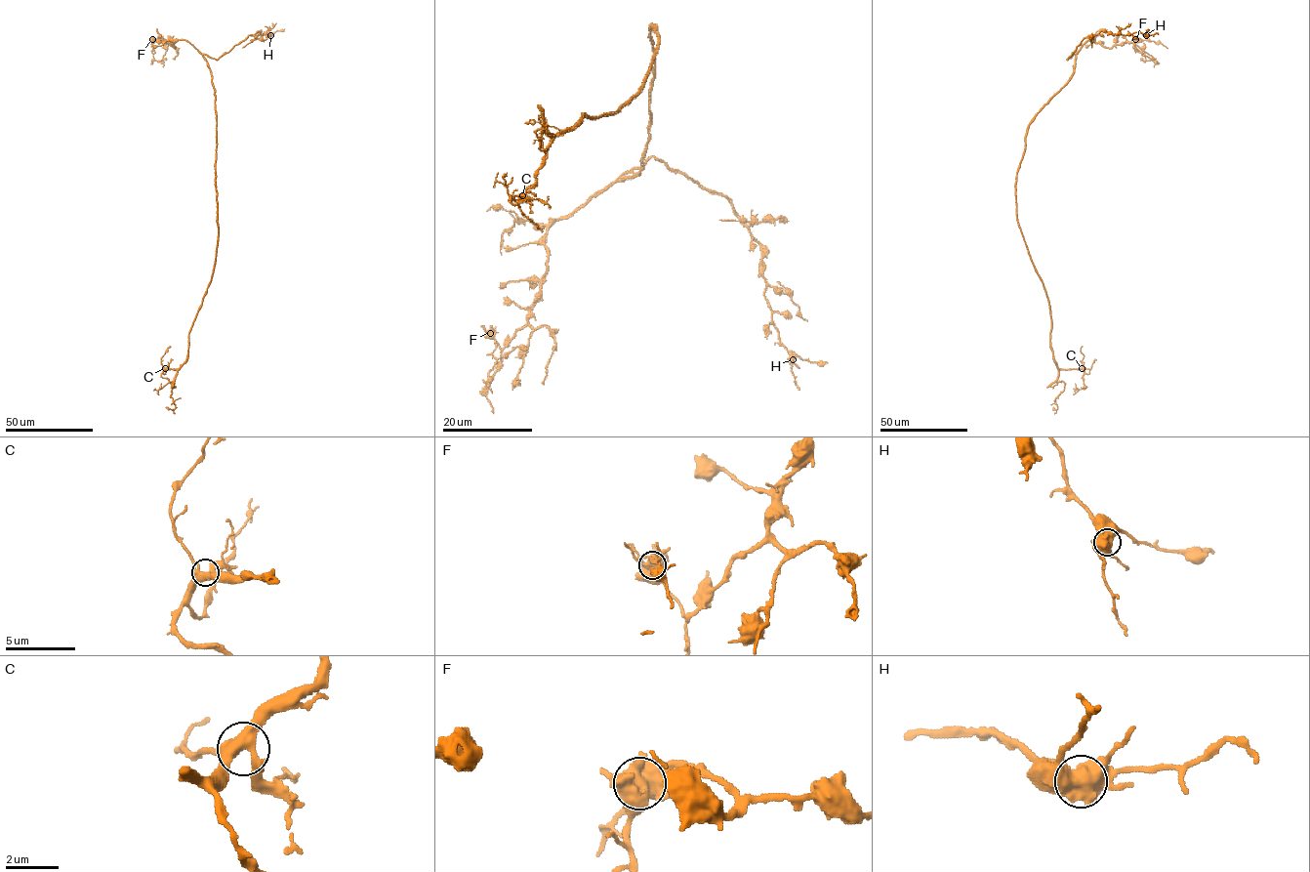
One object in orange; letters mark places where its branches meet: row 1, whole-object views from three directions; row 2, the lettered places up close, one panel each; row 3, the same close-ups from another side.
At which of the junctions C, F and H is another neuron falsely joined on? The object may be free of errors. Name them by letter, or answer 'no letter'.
F

